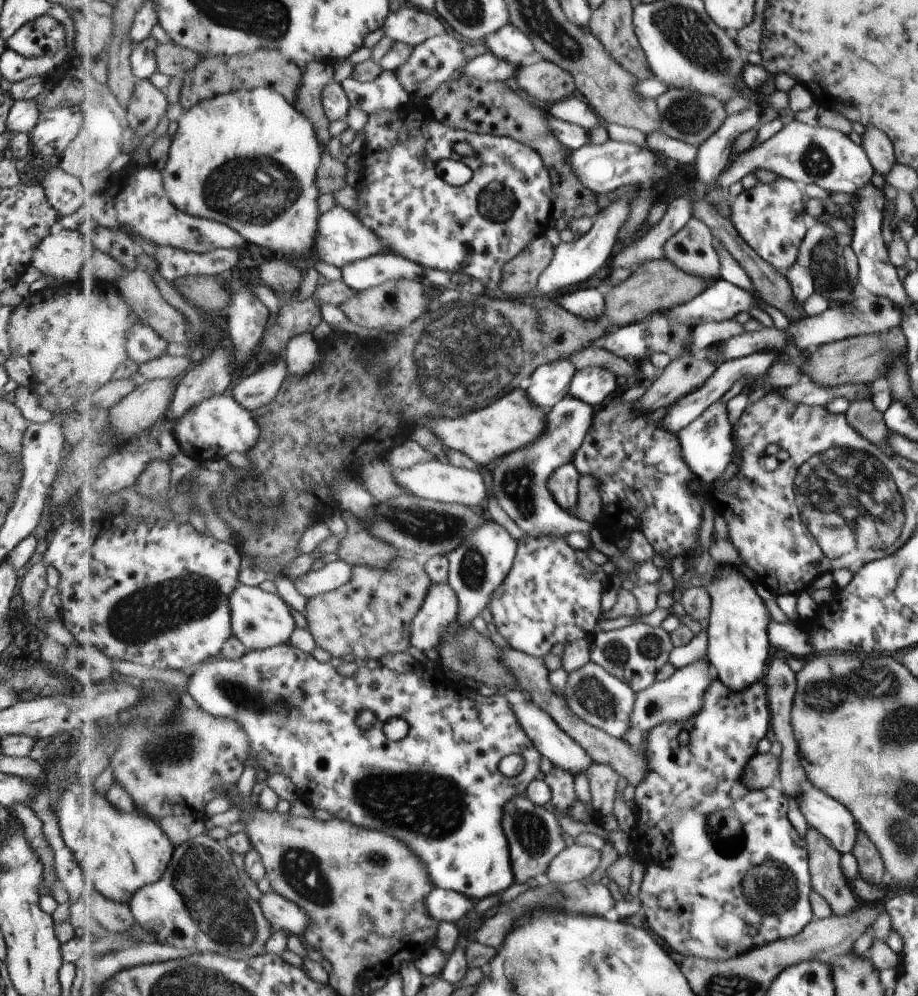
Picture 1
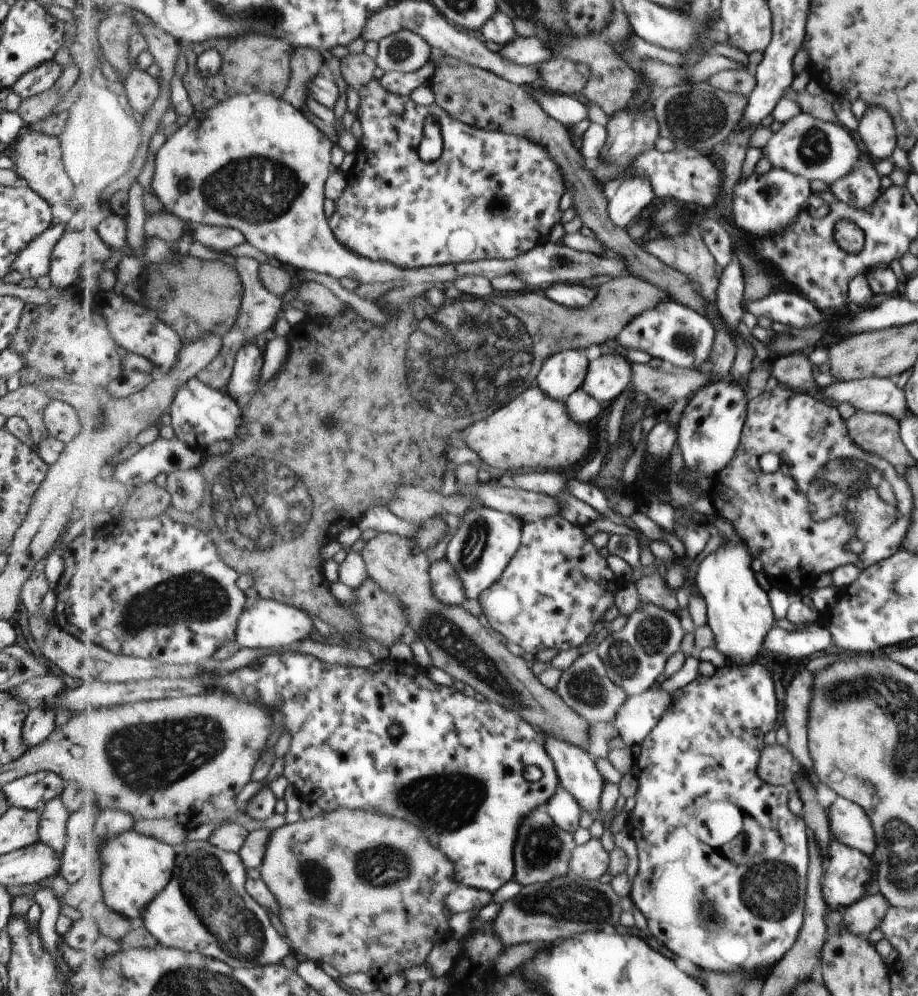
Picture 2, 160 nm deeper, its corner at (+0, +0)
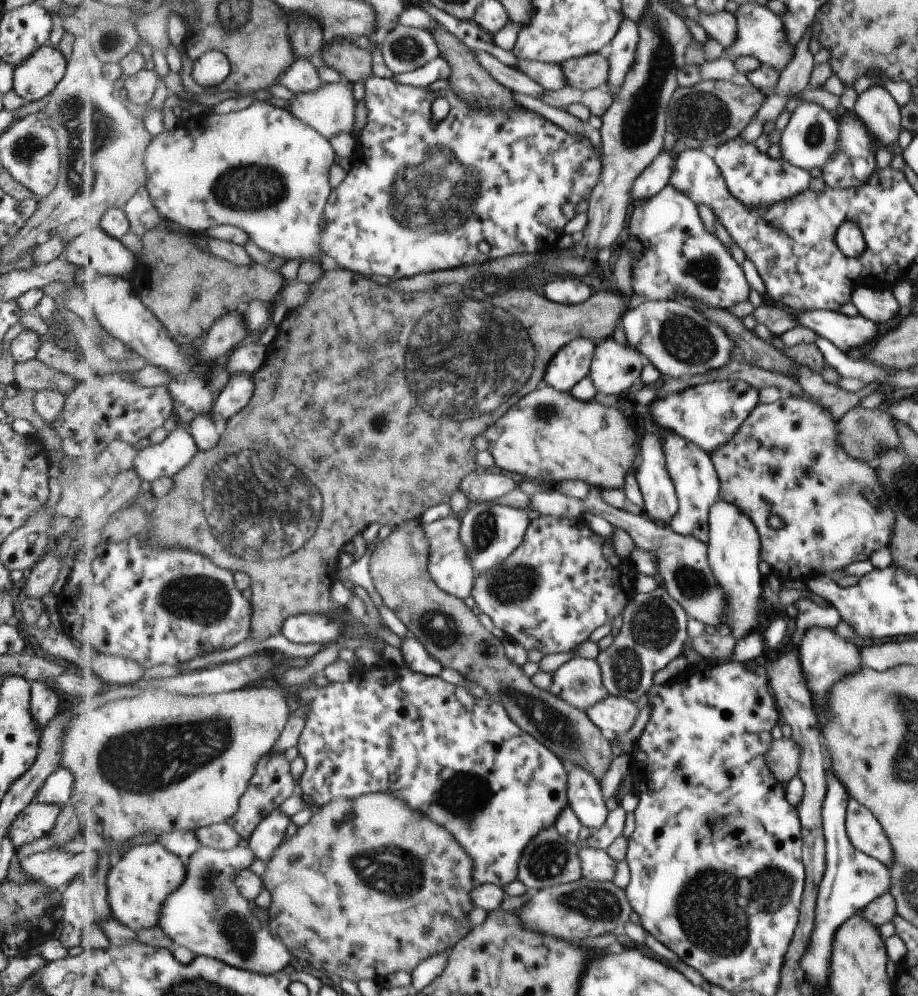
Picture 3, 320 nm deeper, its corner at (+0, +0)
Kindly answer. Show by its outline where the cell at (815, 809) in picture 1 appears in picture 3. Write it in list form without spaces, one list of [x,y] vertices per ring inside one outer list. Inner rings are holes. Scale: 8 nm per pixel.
[[[849,798],[847,801],[845,829],[851,844],[858,851],[878,859],[886,867],[892,863],[893,851],[883,827],[875,820],[871,811],[855,799]]]

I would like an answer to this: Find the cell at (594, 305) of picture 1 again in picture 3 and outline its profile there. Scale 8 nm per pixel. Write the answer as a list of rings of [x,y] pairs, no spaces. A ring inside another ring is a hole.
[[[567,275],[563,278],[554,278],[542,288],[543,295],[553,302],[564,305],[578,305],[589,300],[594,292],[579,277]]]

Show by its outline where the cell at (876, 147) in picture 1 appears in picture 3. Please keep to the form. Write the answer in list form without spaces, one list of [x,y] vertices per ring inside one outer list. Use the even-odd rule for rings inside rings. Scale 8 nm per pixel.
[[[870,85],[857,95],[853,110],[879,147],[884,148],[898,138],[899,108],[882,85]]]

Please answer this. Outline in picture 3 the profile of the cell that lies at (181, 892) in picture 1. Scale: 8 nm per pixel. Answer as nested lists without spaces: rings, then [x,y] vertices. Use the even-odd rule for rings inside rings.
[[[249,845],[230,851],[201,847],[193,854],[187,863],[186,881],[170,894],[162,908],[159,926],[170,936],[173,946],[181,945],[196,955],[213,957],[264,975],[274,975],[287,968],[293,954],[269,926],[262,924],[234,880],[257,858]]]

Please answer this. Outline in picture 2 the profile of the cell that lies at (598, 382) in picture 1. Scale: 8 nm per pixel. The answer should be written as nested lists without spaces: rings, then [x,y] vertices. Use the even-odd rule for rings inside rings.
[[[602,353],[590,362],[583,388],[599,402],[613,402],[631,388],[634,369],[623,353]]]

